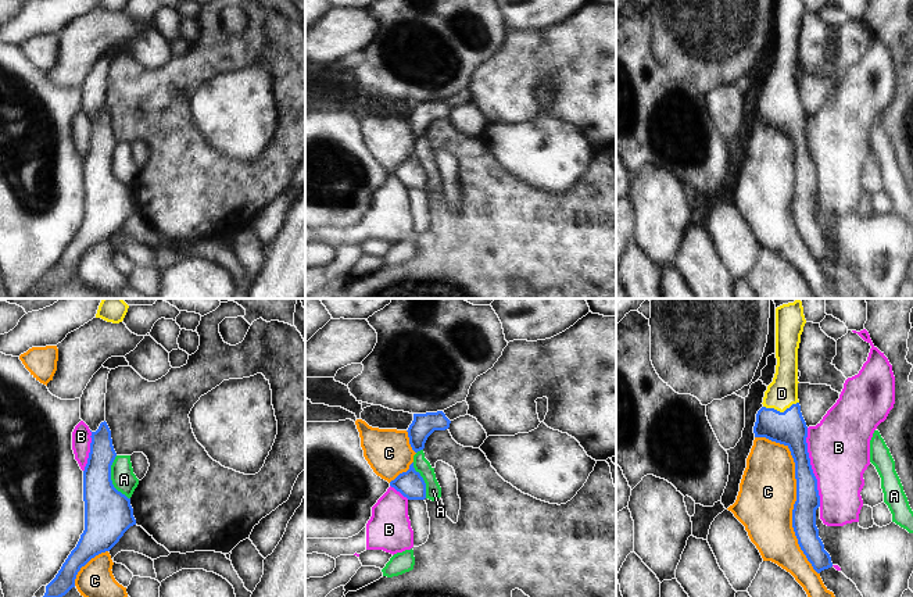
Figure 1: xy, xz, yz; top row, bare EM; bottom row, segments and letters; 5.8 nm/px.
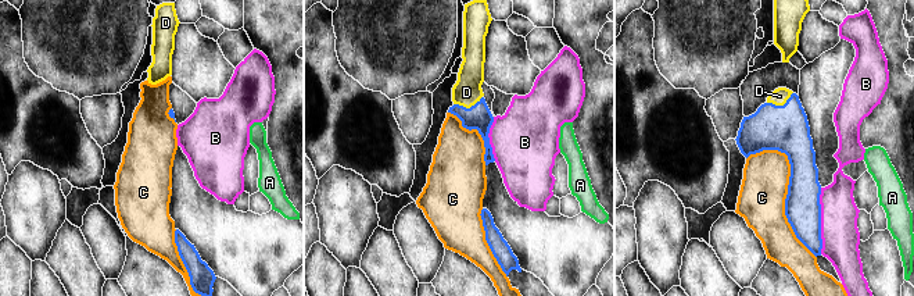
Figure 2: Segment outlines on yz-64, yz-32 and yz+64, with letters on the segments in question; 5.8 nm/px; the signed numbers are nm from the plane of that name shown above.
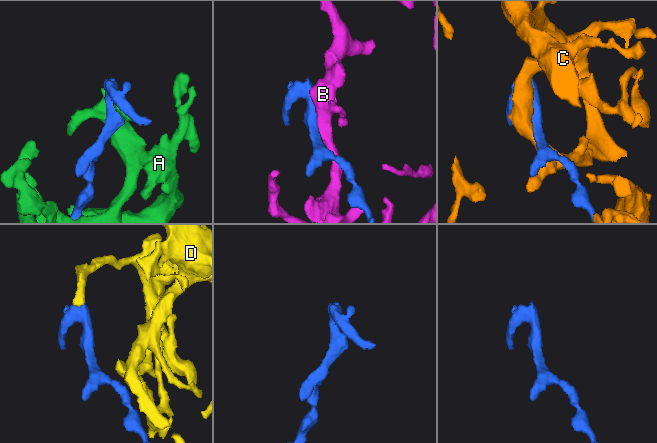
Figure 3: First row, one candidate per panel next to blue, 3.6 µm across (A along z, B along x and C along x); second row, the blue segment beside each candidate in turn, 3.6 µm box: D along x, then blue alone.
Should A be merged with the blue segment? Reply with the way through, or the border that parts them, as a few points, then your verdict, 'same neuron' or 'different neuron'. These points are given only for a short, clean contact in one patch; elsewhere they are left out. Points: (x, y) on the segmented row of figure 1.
different neuron

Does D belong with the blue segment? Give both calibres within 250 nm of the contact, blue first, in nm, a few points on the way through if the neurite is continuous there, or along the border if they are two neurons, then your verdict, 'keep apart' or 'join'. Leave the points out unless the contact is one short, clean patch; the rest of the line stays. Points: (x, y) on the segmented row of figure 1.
200 nm thick on the blue side, 180 nm on the other; runs through yz (788, 428), (780, 419), (779, 411), (781, 393); join

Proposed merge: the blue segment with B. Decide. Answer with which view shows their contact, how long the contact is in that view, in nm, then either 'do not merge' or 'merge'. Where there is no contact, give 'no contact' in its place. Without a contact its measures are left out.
yz | 460 nm | do not merge

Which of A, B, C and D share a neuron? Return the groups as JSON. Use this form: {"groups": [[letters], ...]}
{"groups": [["A"], ["B"], ["C"], ["D"]]}

